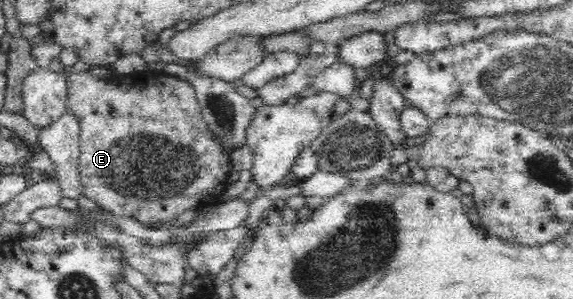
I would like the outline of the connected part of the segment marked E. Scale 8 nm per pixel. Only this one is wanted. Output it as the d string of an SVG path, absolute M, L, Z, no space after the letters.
M147 70L145 72L131 72L130 74L114 74L110 78L100 80L89 71L69 74L67 78L67 112L81 118L80 127L80 162L79 173L83 177L86 187L86 197L93 200L101 208L115 215L129 216L141 222L142 225L153 229L171 224L177 220L179 214L193 210L193 208L217 204L228 186L228 174L231 166L229 154L215 142L215 136L209 128L202 114L201 103L196 96L196 89L187 81L175 75L165 74L163 71Z

